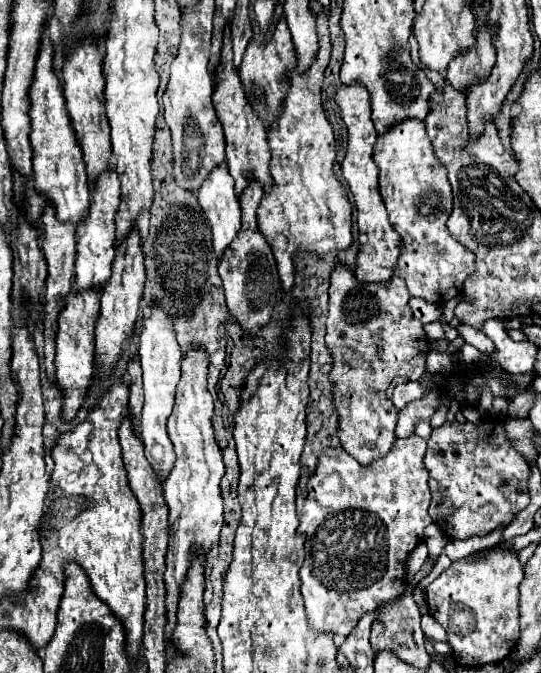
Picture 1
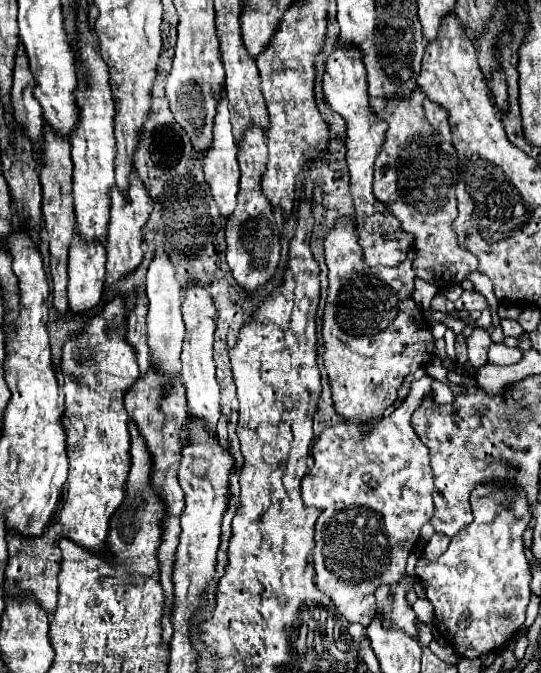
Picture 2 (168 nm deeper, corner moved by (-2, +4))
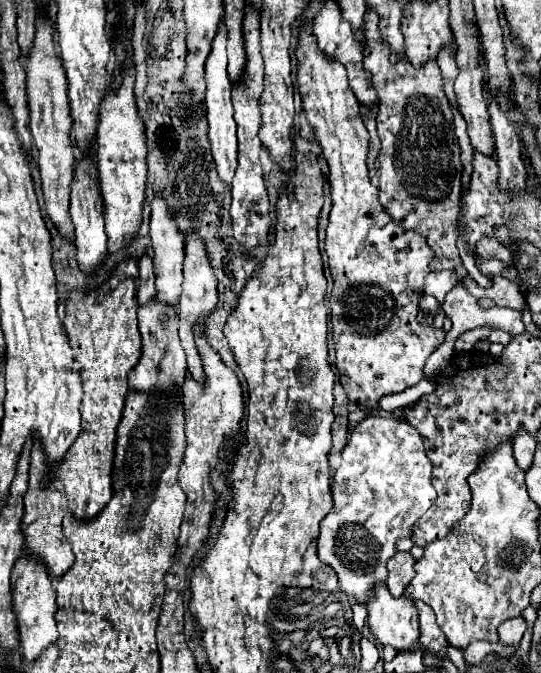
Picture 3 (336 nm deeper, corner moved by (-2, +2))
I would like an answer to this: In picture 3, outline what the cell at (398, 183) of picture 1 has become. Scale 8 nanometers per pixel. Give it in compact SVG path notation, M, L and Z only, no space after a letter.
M369 12L365 16L365 36L367 44L363 50L365 70L371 72L371 84L377 90L377 132L381 138L381 152L379 160L379 202L385 212L391 212L393 222L401 224L407 230L423 230L429 248L433 248L435 258L431 260L431 272L441 270L455 270L461 262L457 250L457 214L459 214L459 200L461 200L461 178L463 178L463 164L461 164L461 148L459 140L453 132L453 114L449 110L447 96L443 92L443 76L437 62L427 62L423 68L413 68L407 58L397 64L389 62L389 46L381 40L377 30L377 14Z

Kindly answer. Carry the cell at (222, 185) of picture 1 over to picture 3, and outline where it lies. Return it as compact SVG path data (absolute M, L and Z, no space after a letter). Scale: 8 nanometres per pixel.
M221 24L205 64L205 82L207 82L205 104L207 104L207 122L209 122L209 142L211 142L213 160L217 164L217 174L223 184L231 184L233 172L237 170L237 136L235 136L235 120L233 120L233 104L231 104L231 80L227 76L225 44L227 44L227 32L225 32L225 24Z

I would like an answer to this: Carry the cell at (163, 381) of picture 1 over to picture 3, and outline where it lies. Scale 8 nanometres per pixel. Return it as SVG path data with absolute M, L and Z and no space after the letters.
M155 198L151 202L151 226L149 226L149 236L151 236L151 248L153 248L153 268L155 268L155 288L157 294L155 298L163 304L177 306L179 296L181 296L181 282L183 282L183 258L185 258L185 242L177 230L175 220L169 216L171 212L167 210L165 202L161 198Z

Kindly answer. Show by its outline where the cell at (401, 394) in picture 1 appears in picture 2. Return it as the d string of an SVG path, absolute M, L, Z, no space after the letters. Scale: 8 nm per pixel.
M423 376L413 382L407 400L389 416L379 422L339 422L323 430L313 446L315 466L301 482L303 502L311 506L323 506L323 512L315 524L315 572L317 586L333 600L337 612L349 622L369 626L377 610L375 590L381 584L395 584L405 574L405 562L409 552L419 540L419 528L433 516L433 474L429 466L429 450L419 442L411 428L411 414L421 404L421 398L431 392L431 378Z

